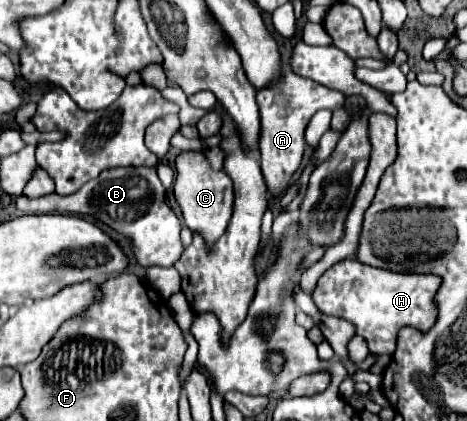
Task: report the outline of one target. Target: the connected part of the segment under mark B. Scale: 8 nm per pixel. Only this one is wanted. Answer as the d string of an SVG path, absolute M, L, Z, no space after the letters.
M155 167L111 169L107 173L101 173L97 179L91 179L87 185L83 185L83 189L63 197L57 193L39 199L29 199L23 195L17 199L17 209L25 215L71 213L71 215L85 215L97 219L131 239L133 255L143 267L149 265L173 267L183 253L183 243L179 239L181 221L165 205L165 187L157 177Z

